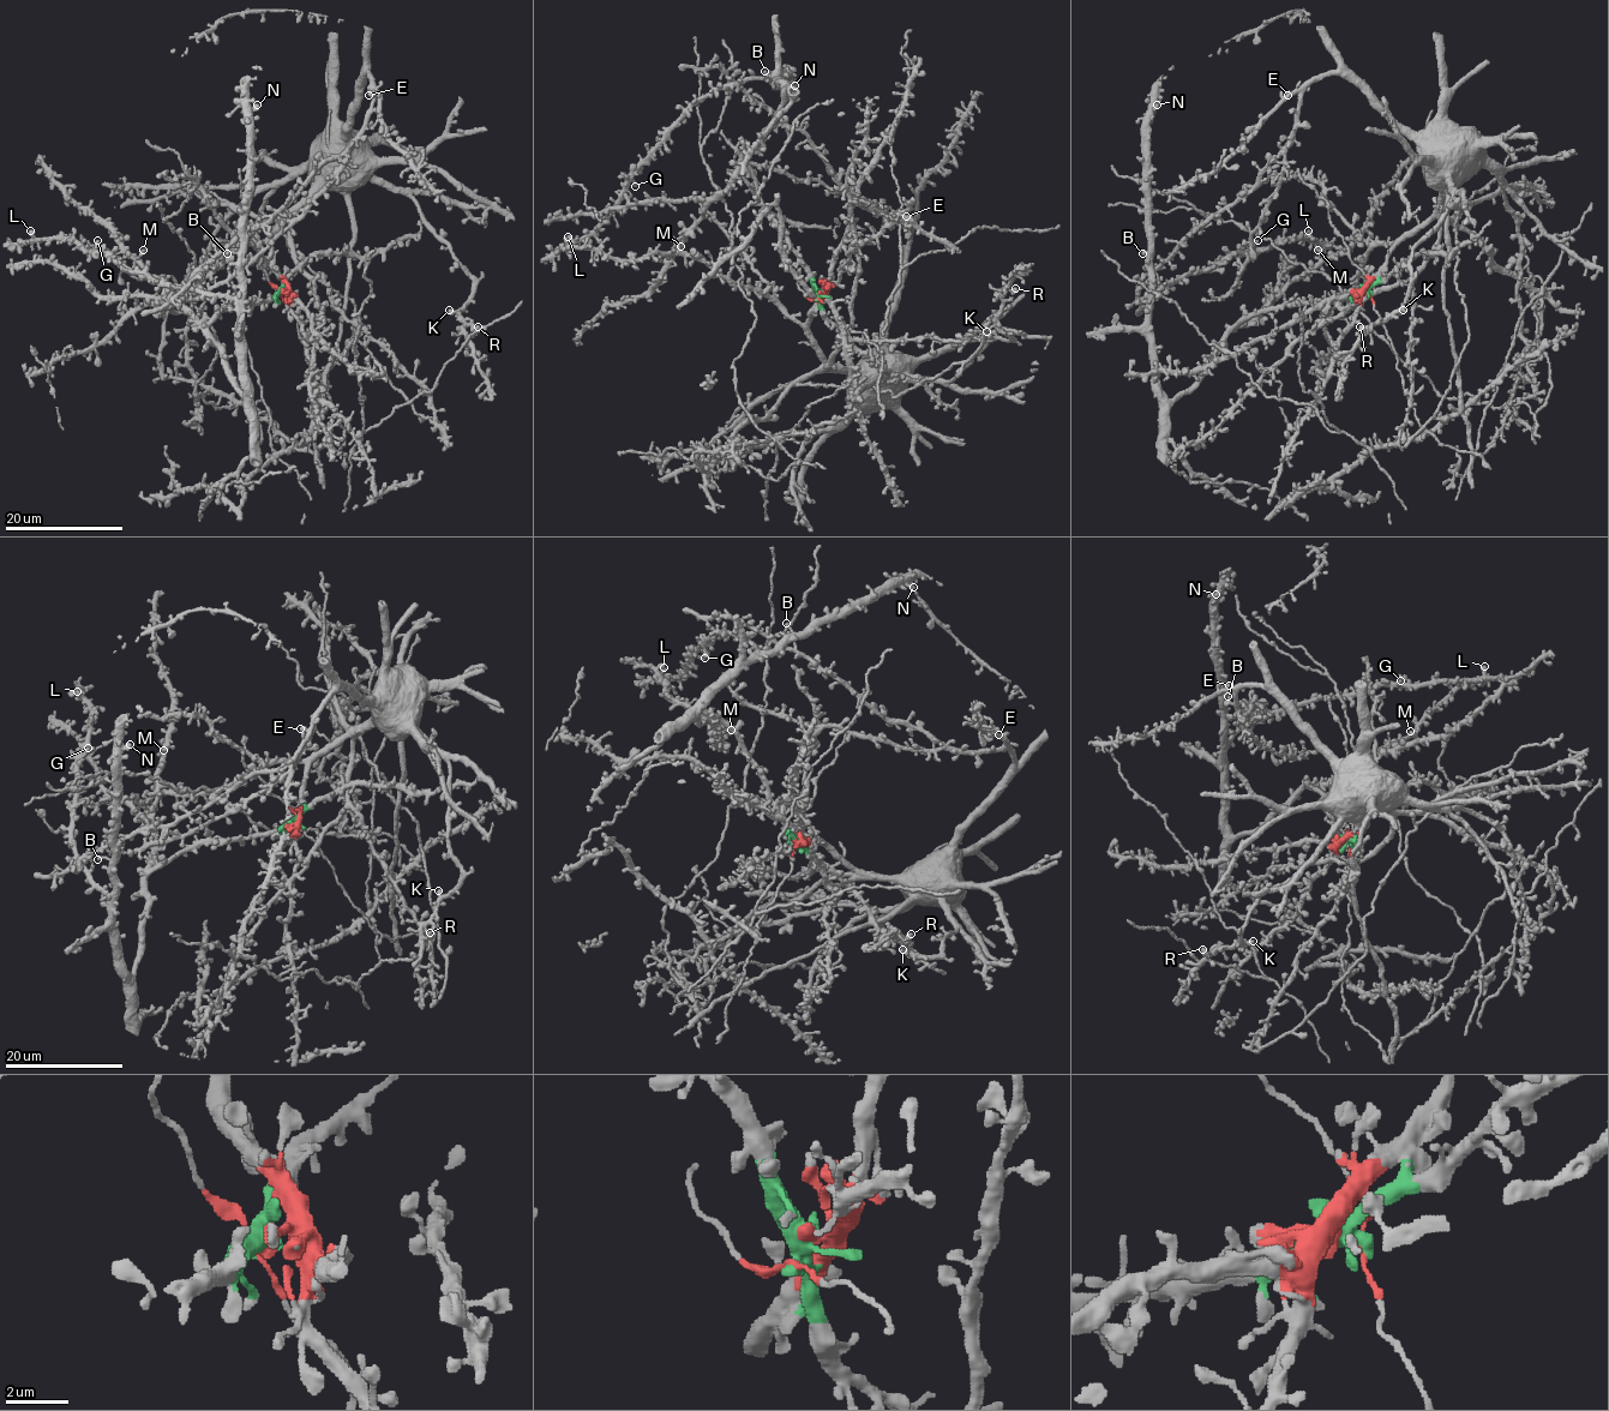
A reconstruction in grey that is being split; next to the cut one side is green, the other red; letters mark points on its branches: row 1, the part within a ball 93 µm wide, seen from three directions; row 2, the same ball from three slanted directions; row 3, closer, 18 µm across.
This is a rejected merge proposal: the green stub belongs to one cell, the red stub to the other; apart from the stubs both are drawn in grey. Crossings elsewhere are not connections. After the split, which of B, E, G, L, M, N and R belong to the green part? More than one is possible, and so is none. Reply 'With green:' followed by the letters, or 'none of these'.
With green: B, G, L, M, N

